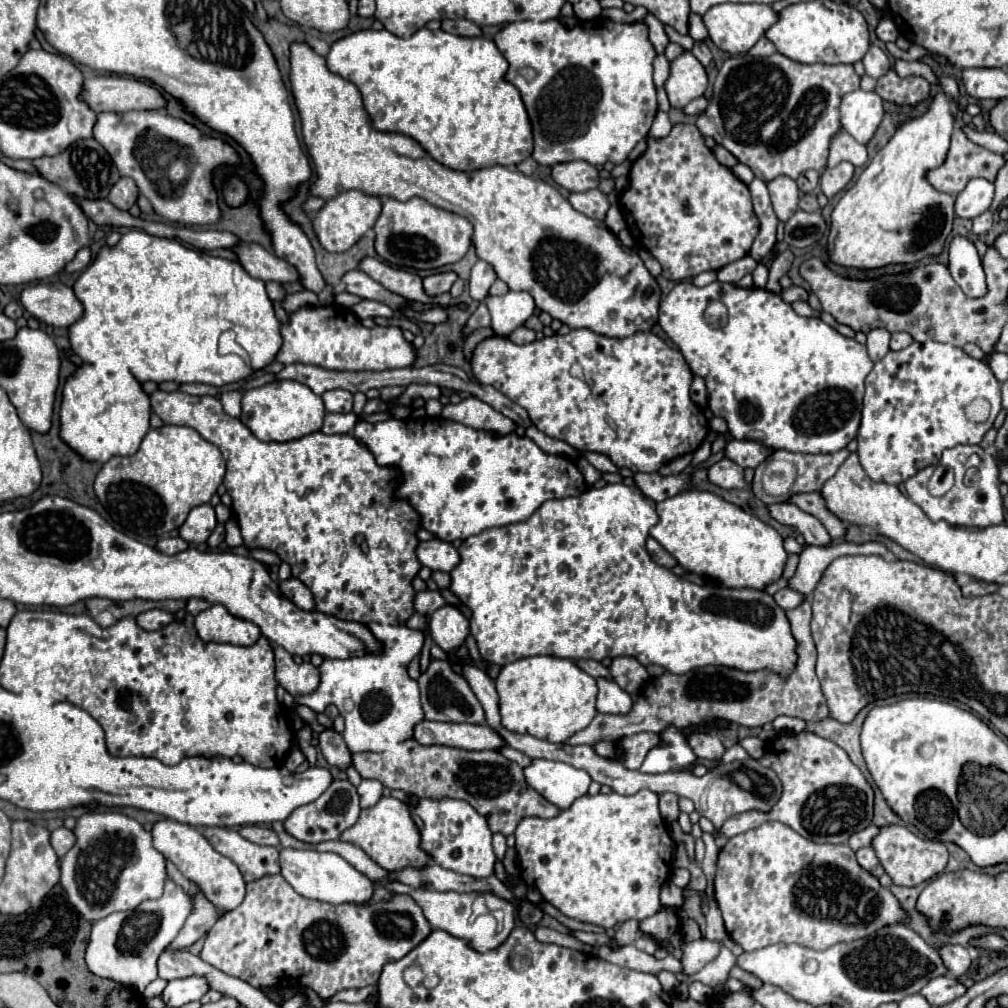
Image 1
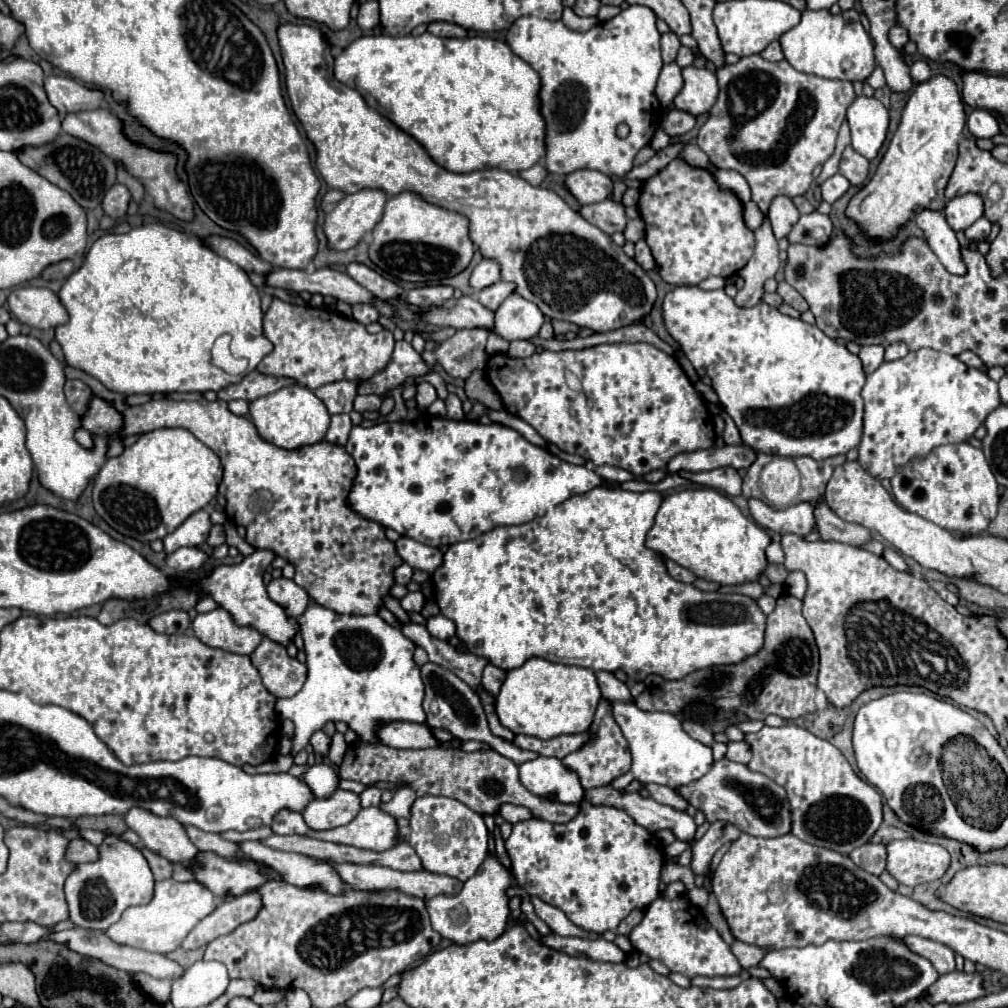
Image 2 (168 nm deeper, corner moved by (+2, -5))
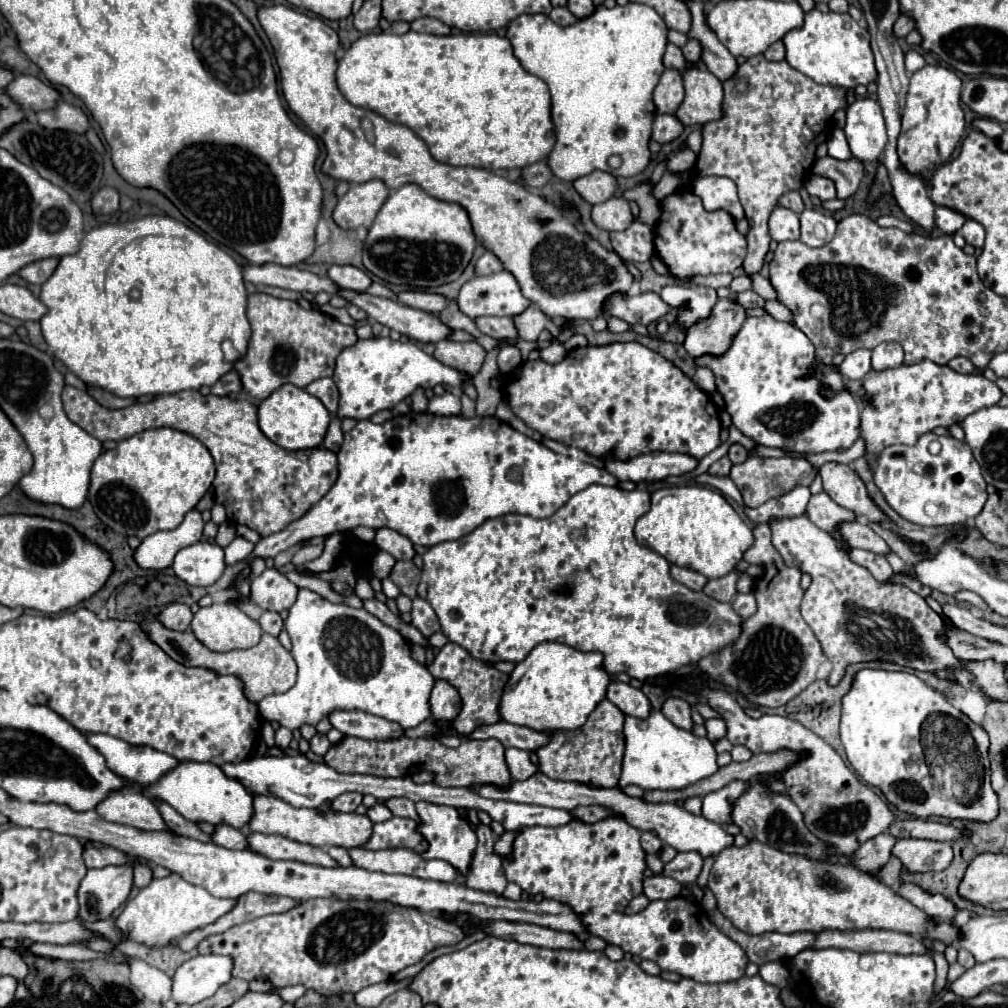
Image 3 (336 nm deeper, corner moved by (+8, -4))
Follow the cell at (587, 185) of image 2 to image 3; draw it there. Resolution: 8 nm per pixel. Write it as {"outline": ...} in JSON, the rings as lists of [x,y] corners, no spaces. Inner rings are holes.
{"outline":[[[595,170],[579,180],[573,182],[575,190],[589,202],[589,204],[601,204],[609,200],[617,192],[617,178],[609,172]]]}

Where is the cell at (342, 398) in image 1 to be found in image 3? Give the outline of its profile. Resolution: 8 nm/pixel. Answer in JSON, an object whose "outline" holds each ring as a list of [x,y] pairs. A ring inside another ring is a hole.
{"outline":[[[319,378],[315,382],[311,382],[307,388],[305,388],[309,394],[317,396],[325,408],[335,414],[337,412],[337,404],[339,404],[339,392],[337,392],[337,386],[331,378]]]}

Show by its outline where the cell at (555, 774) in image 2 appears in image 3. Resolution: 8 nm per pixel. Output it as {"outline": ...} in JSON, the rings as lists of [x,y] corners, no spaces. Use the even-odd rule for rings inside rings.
{"outline":[[[505,748],[505,762],[507,762],[509,774],[513,780],[527,780],[529,776],[533,776],[539,770],[529,760],[529,752],[519,750],[519,748]]]}

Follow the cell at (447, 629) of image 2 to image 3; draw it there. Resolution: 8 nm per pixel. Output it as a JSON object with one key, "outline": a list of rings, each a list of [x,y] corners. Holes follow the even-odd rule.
{"outline":[[[415,598],[413,600],[413,610],[411,610],[411,624],[425,636],[429,638],[433,632],[439,632],[439,618],[435,614],[435,610],[431,608],[431,604],[427,604],[427,600],[423,598]]]}

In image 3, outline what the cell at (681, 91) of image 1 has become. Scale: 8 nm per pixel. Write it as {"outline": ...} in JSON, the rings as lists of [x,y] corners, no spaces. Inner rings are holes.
{"outline":[[[689,68],[683,72],[685,100],[677,110],[677,118],[685,126],[703,126],[723,116],[723,86],[717,76],[707,70]]]}

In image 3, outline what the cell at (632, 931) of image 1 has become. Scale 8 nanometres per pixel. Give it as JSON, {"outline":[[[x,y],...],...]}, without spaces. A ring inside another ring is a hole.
{"outline":[[[639,894],[639,896],[635,896],[631,902],[629,902],[629,906],[625,908],[625,912],[627,914],[635,914],[635,912],[641,912],[643,908],[647,908],[647,904],[649,904],[651,900],[645,896],[645,894]]]}

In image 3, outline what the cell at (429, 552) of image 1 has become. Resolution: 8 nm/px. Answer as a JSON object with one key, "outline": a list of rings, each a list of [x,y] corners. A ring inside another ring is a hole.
{"outline":[[[377,528],[373,544],[379,550],[389,552],[395,560],[411,560],[415,556],[411,540],[407,540],[403,534],[399,534],[391,528]]]}

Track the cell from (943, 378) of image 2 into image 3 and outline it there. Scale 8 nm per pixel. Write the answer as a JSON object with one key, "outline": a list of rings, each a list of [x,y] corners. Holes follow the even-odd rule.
{"outline":[[[929,360],[885,372],[871,370],[863,384],[867,396],[871,396],[871,404],[863,404],[861,400],[861,432],[871,454],[879,454],[893,444],[915,444],[921,434],[937,426],[959,424],[971,412],[993,406],[1003,396],[997,384],[979,372],[959,374],[949,366],[937,366]]]}

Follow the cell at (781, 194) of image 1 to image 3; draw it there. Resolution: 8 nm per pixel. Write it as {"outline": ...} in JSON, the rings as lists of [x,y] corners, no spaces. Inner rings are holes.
{"outline":[[[775,208],[769,218],[769,234],[775,242],[799,240],[799,216],[789,208]]]}

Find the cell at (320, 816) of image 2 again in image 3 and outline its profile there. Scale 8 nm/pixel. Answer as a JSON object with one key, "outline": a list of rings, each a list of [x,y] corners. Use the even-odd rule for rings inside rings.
{"outline":[[[345,792],[341,796],[337,796],[331,804],[331,810],[335,812],[355,812],[355,808],[361,804],[363,794],[359,792]]]}

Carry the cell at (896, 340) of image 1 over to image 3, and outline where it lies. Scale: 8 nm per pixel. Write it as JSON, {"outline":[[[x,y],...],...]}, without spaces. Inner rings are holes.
{"outline":[[[881,342],[871,356],[871,368],[875,372],[891,370],[903,364],[903,348],[897,342]]]}

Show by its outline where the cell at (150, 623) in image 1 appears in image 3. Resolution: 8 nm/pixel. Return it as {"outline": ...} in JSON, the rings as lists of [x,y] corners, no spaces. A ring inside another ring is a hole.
{"outline":[[[173,602],[159,612],[159,620],[163,622],[163,626],[167,626],[171,630],[187,630],[193,620],[193,612],[189,610],[187,604]]]}

